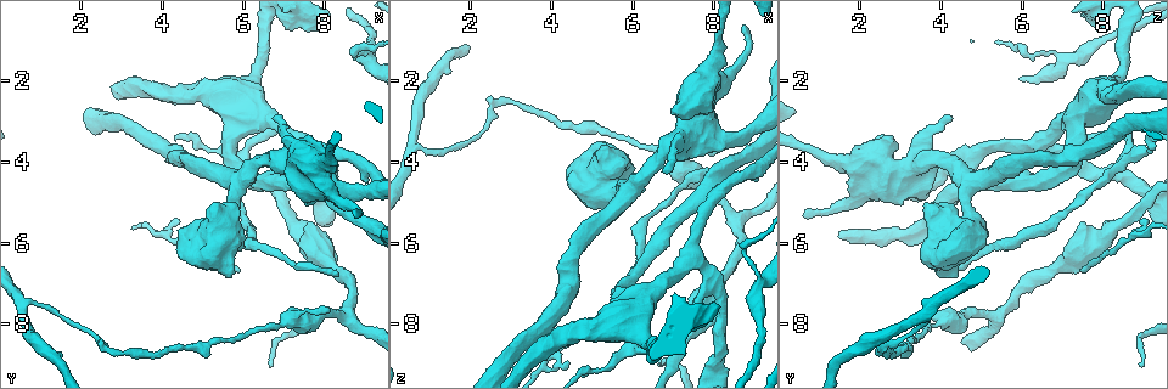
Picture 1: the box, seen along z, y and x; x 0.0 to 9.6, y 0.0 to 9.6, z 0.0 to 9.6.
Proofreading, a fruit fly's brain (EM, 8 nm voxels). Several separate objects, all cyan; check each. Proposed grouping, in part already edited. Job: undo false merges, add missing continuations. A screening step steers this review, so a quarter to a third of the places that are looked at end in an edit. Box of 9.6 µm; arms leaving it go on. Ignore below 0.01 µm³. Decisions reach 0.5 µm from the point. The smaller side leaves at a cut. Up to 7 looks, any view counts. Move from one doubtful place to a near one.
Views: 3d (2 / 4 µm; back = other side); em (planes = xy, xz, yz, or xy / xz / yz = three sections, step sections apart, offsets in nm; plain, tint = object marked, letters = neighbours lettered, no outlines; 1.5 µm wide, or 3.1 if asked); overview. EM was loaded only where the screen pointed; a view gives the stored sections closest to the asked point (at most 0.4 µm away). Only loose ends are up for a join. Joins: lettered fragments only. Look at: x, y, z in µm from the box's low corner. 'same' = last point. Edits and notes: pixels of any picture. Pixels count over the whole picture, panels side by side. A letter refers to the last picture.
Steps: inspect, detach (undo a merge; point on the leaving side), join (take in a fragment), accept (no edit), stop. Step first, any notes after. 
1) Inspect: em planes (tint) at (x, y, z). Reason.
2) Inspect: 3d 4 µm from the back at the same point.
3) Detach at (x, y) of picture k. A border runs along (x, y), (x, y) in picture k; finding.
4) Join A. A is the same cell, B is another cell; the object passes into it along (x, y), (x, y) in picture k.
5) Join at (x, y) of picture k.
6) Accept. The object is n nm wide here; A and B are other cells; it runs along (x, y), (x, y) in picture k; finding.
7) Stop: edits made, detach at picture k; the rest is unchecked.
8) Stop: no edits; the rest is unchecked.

Inspect: em planes (letters) at (4.45, 5.45, 9.00). Thin end.

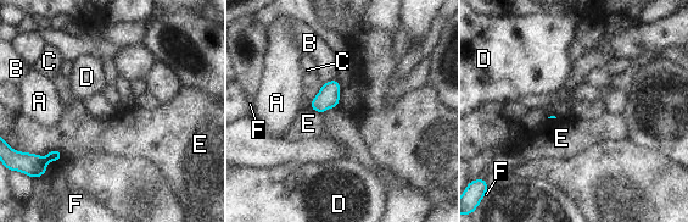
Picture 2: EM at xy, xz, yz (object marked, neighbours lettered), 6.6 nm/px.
Accept. A, B, C, D, E and F are other cells; a border runs along (63, 154), (38, 155) in picture 2; no lettered fragment goes on from it.

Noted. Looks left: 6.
Inspect: em planes (letters) at (6.95, 3.40, 2.70). Stops while still wide.

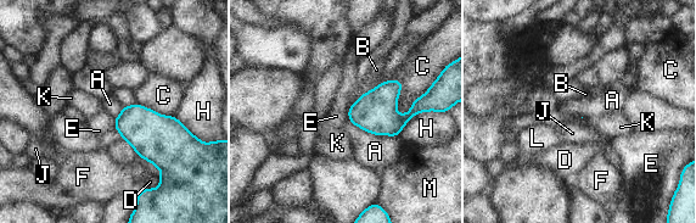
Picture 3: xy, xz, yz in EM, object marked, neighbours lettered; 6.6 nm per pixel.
Accept. A, B, C, D, E, F, H, J, K, L and M are other cells; a border runs along (347, 110), (354, 124), (397, 137) in picture 3; none of them fits.

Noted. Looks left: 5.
Inspect: 3d 4 µm at (2.65, 8.60, 2.55). Sharp bend.

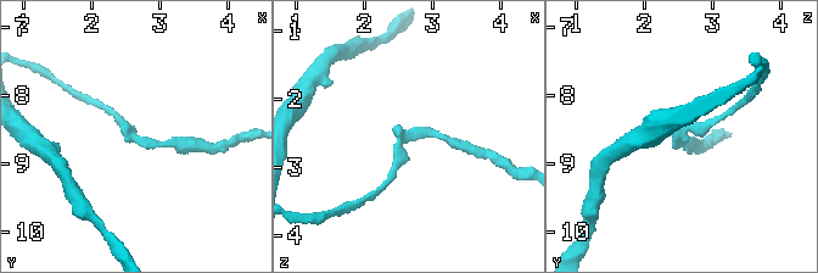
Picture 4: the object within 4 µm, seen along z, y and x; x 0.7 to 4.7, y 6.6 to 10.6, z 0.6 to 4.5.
Inspect: em planes (letters) at (2.70, 8.65, 2.55).

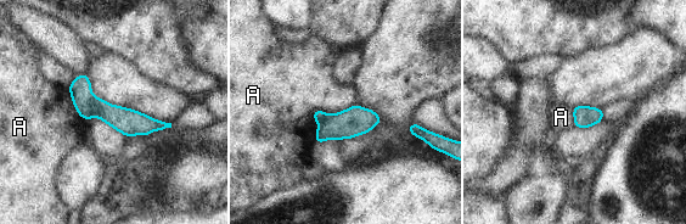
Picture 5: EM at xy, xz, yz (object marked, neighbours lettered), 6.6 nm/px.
Detach at (80, 89) of picture 5. A is another cell; a border runs along (94, 96), (90, 101), (93, 116) in picture 5; a second neuron is stuck on.

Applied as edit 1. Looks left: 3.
Stop: edits made, detach at picture 5; the rest is unchecked.

